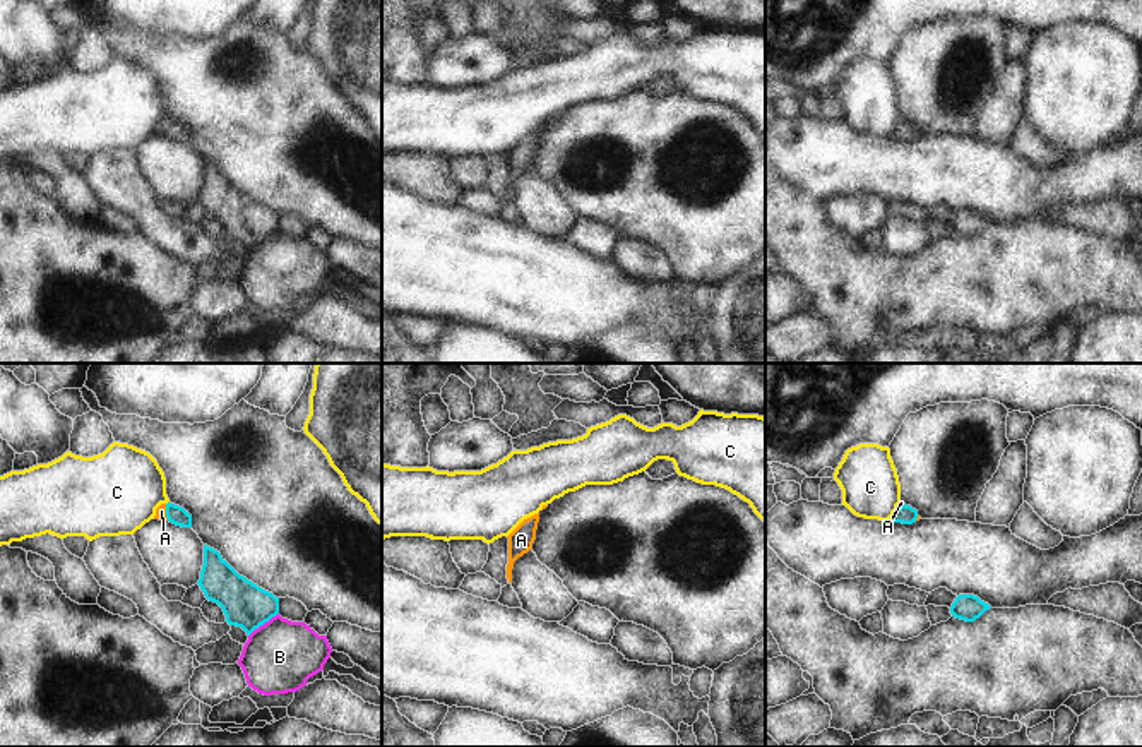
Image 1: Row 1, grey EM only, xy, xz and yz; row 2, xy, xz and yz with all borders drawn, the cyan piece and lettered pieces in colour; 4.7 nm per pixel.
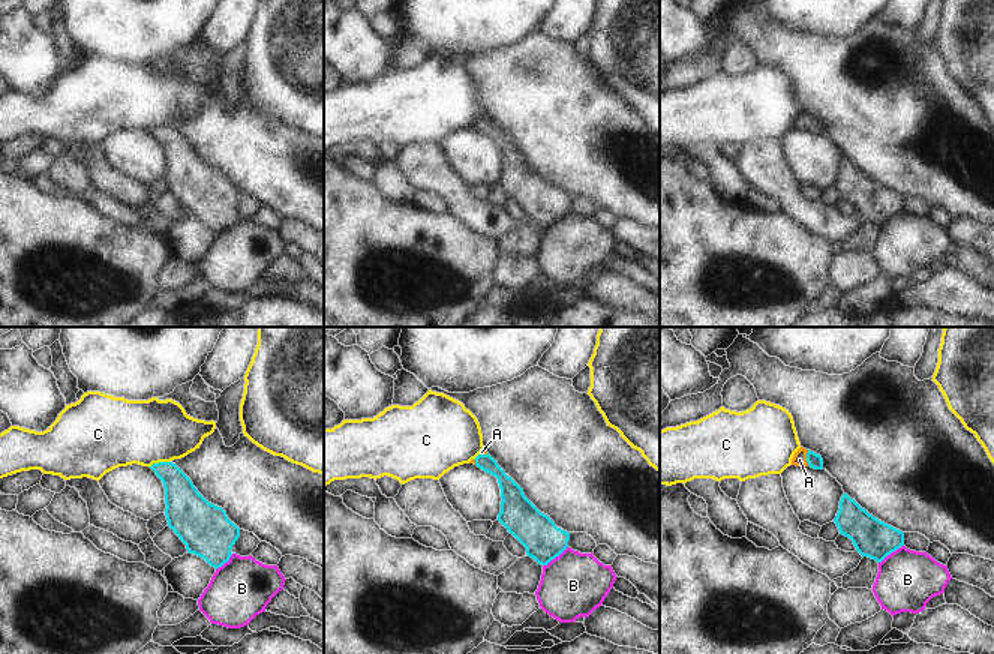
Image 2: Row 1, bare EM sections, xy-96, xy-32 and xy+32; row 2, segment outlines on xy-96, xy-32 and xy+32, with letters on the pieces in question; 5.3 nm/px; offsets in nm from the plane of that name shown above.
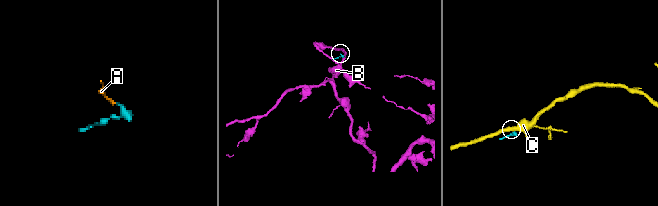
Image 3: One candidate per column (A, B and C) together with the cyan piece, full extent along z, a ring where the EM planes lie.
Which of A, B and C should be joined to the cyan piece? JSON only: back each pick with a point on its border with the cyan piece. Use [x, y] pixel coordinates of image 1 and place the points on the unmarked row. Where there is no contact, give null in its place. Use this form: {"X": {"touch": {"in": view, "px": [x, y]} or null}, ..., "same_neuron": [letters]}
{"A": {"touch": {"in": "xy", "px": [166, 127]}}, "same_neuron": ["A"]}

